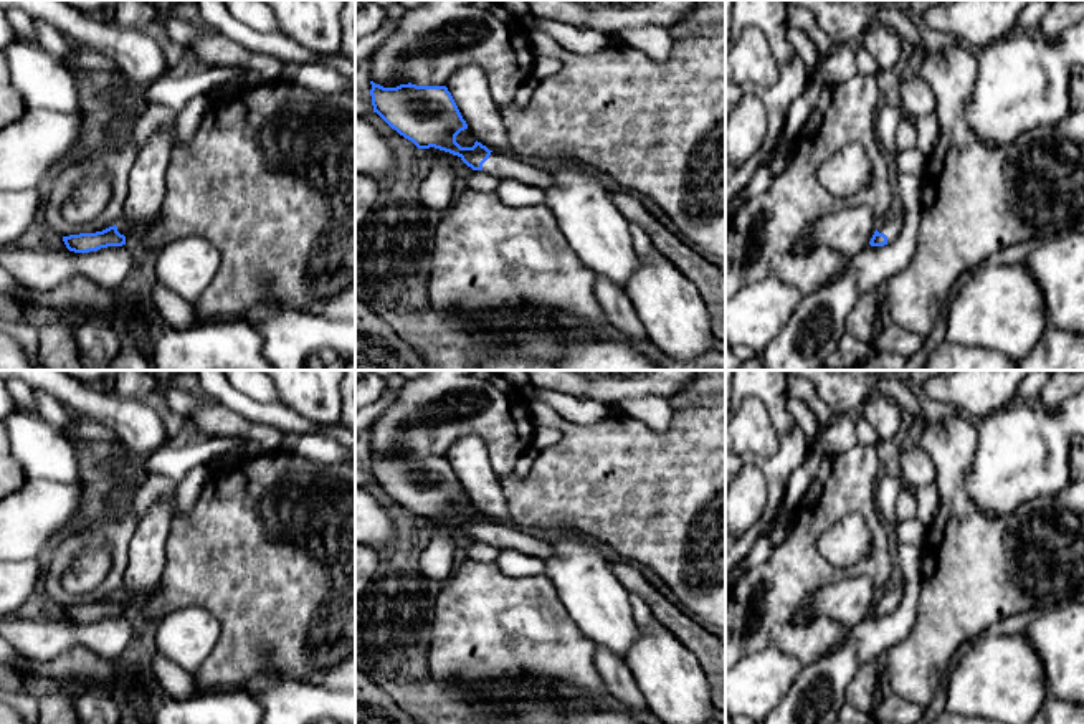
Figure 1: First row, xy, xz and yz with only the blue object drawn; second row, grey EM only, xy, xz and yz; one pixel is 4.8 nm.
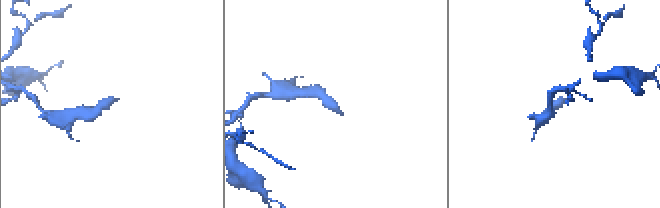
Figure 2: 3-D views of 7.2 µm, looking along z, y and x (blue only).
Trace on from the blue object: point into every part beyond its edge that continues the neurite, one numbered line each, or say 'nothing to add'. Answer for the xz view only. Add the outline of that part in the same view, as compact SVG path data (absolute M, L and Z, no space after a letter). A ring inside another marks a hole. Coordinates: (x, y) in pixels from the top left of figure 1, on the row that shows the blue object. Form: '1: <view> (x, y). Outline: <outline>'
1: xz (503, 166). Outline: M491 152L489 159L483 164L483 172L492 174L499 180L512 179L544 190L554 185L554 177L550 172L532 167L522 162L517 155L507 152Z

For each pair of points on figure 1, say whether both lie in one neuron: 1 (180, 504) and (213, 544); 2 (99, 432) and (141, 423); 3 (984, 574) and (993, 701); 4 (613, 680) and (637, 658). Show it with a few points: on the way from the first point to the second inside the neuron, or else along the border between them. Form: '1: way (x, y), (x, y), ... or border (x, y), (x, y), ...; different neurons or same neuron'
1: border (209, 478), (199, 498), (187, 509), (174, 516); different neurons
2: border (80, 417), (101, 422), (119, 440); different neurons
3: border (987, 630), (965, 645); different neurons
4: border (622, 660), (646, 701); different neurons

